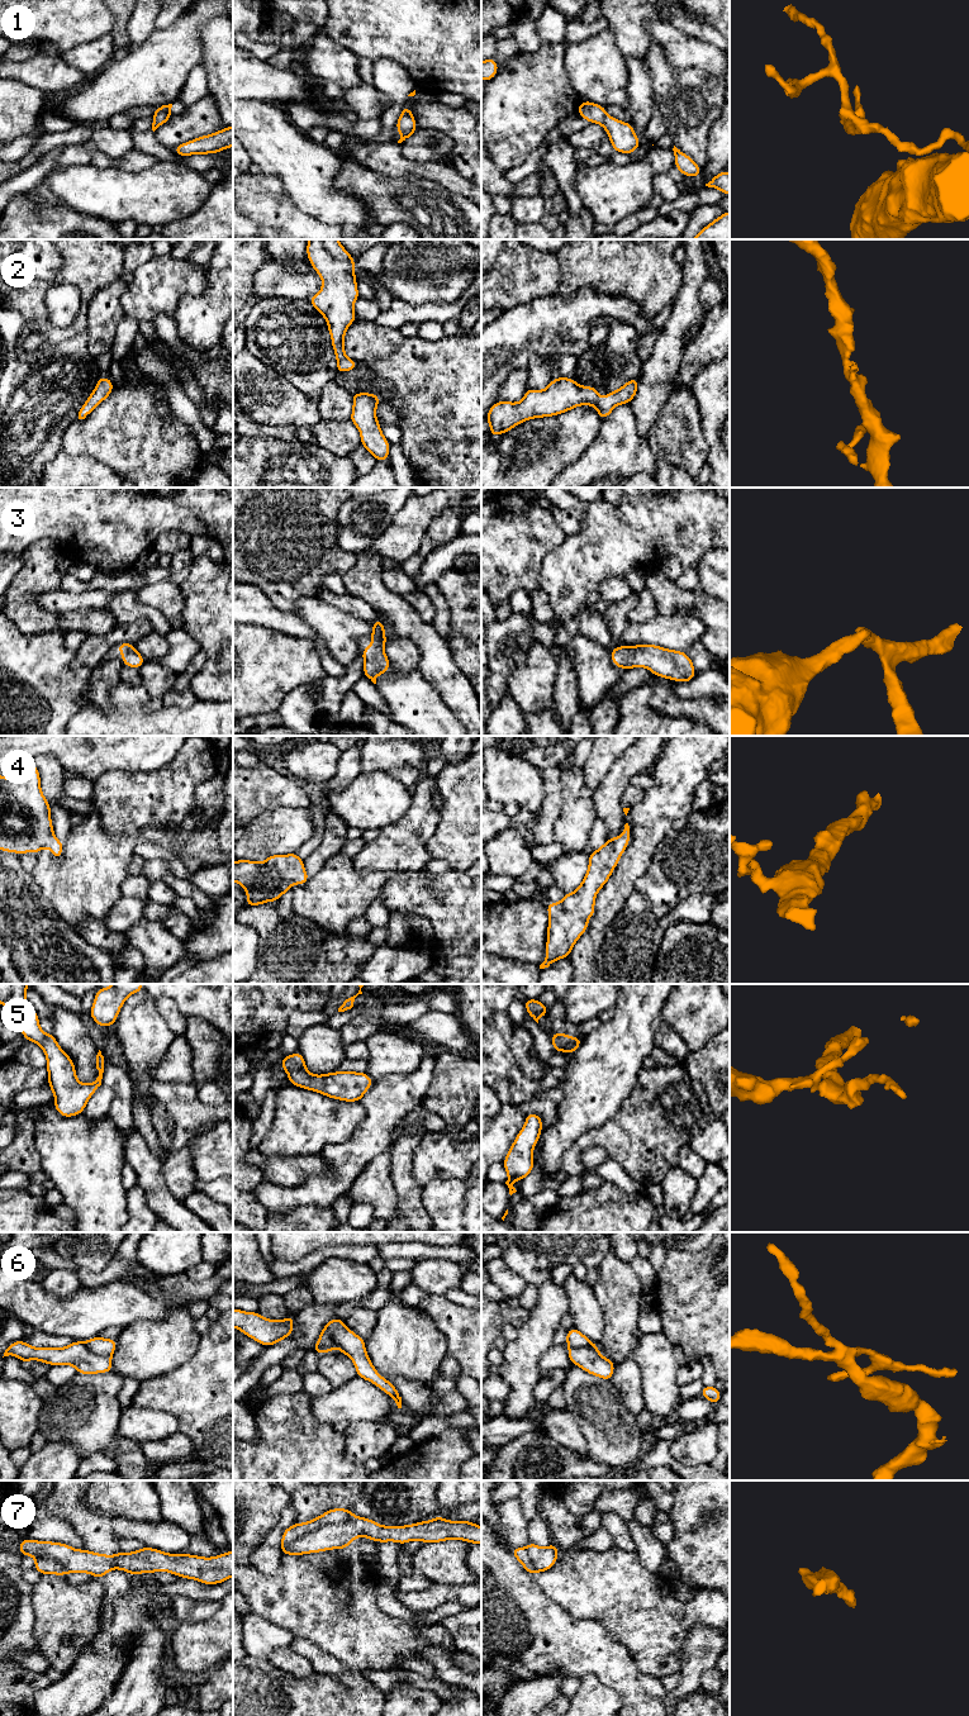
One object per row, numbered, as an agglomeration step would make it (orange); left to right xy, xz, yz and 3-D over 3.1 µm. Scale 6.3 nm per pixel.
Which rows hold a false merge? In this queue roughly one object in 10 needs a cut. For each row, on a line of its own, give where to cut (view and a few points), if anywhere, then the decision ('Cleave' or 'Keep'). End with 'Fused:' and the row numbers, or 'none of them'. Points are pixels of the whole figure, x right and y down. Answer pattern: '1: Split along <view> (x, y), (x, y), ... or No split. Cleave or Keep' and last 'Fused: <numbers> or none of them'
1: No split. Keep
2: No split. Keep
3: No split. Keep
4: No split. Keep
5: No split. Keep
6: Split along xy (84, 1343), (93, 1351), (110, 1358). Cleave
7: No split. Keep
Fused: 6

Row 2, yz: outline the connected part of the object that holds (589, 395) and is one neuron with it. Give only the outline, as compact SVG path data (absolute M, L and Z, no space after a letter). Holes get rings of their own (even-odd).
M573 377L552 379L545 390L528 388L519 403L499 400L491 405L485 418L491 429L489 436L509 432L532 418L554 417L579 405L593 405L603 420L614 407L631 403L637 394L638 384L640 380L631 379L621 389L602 398L594 386L581 386Z

